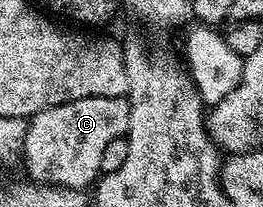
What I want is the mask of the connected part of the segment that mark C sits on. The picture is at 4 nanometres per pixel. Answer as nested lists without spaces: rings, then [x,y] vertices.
[[[82,97],[78,101],[43,107],[26,123],[22,156],[24,155],[24,167],[28,170],[27,178],[57,189],[79,191],[91,188],[101,174],[102,153],[106,150],[106,145],[110,141],[127,136],[129,121],[130,105],[124,97]]]

